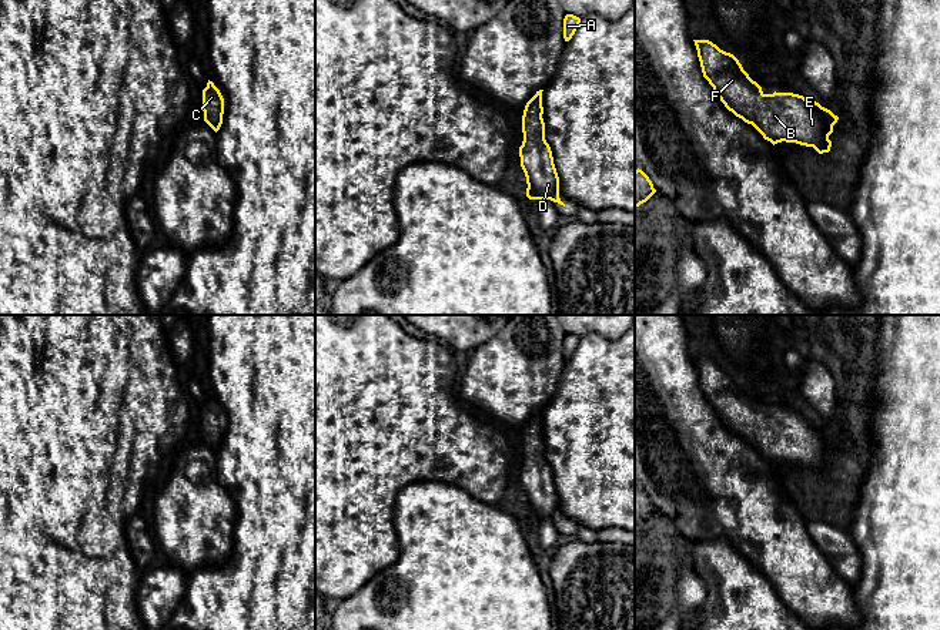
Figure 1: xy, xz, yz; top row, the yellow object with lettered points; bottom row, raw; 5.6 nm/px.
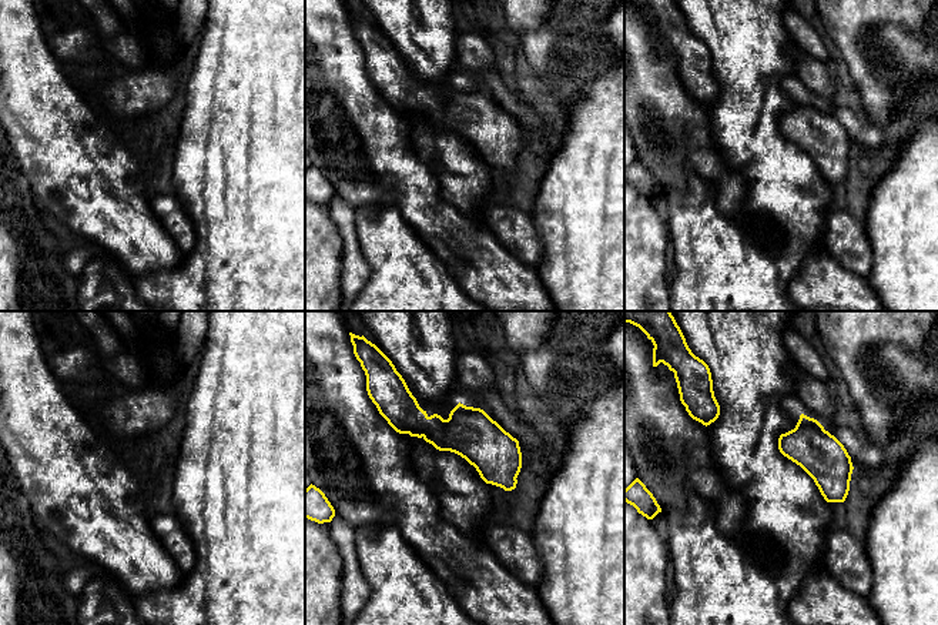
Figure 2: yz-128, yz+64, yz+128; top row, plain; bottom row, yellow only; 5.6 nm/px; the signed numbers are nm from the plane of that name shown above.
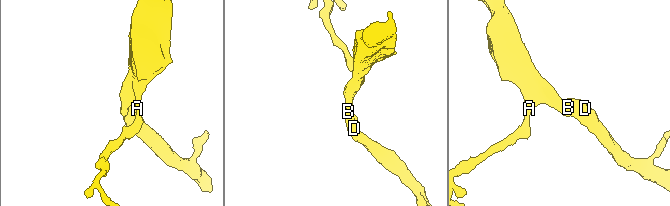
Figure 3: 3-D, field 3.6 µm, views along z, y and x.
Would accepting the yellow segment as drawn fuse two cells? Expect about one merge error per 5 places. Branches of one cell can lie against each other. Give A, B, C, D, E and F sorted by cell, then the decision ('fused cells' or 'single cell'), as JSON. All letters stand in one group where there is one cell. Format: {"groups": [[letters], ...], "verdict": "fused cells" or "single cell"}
{"groups": [["A", "B", "C", "D", "E", "F"]], "verdict": "single cell"}

